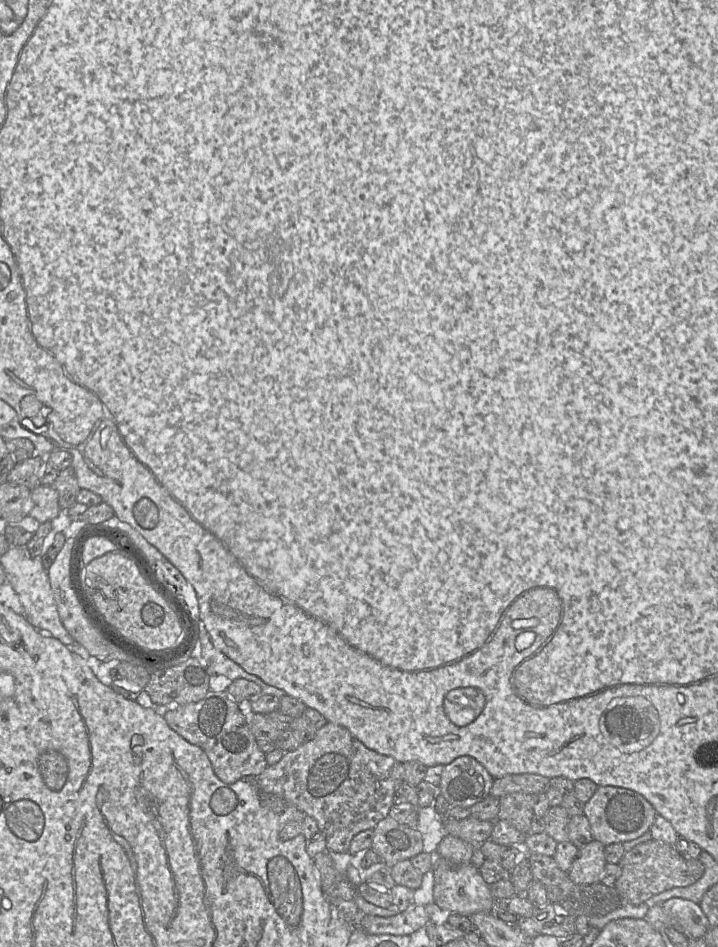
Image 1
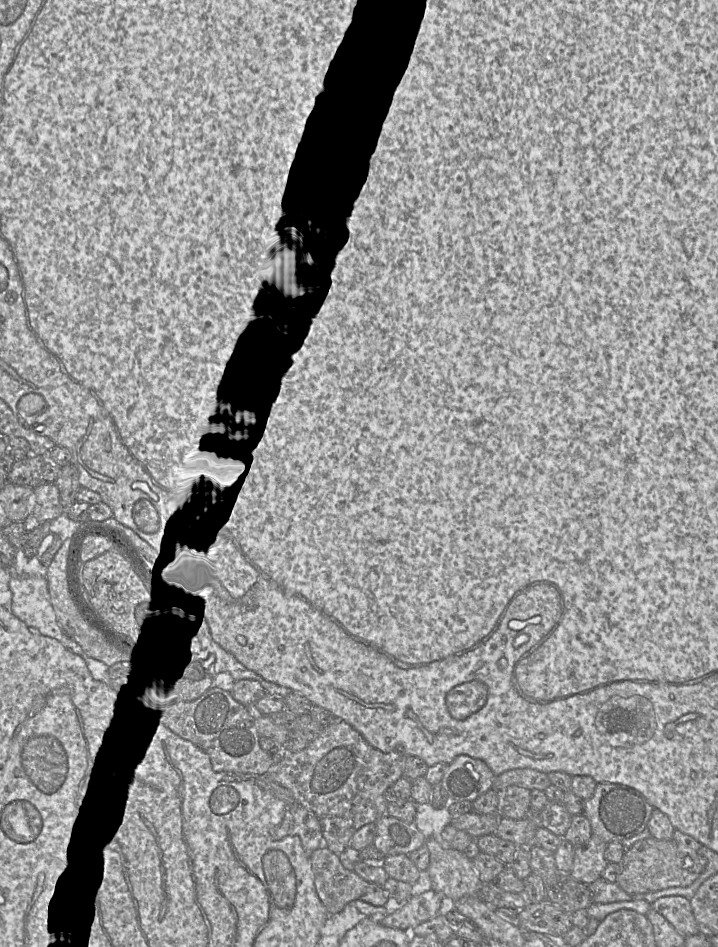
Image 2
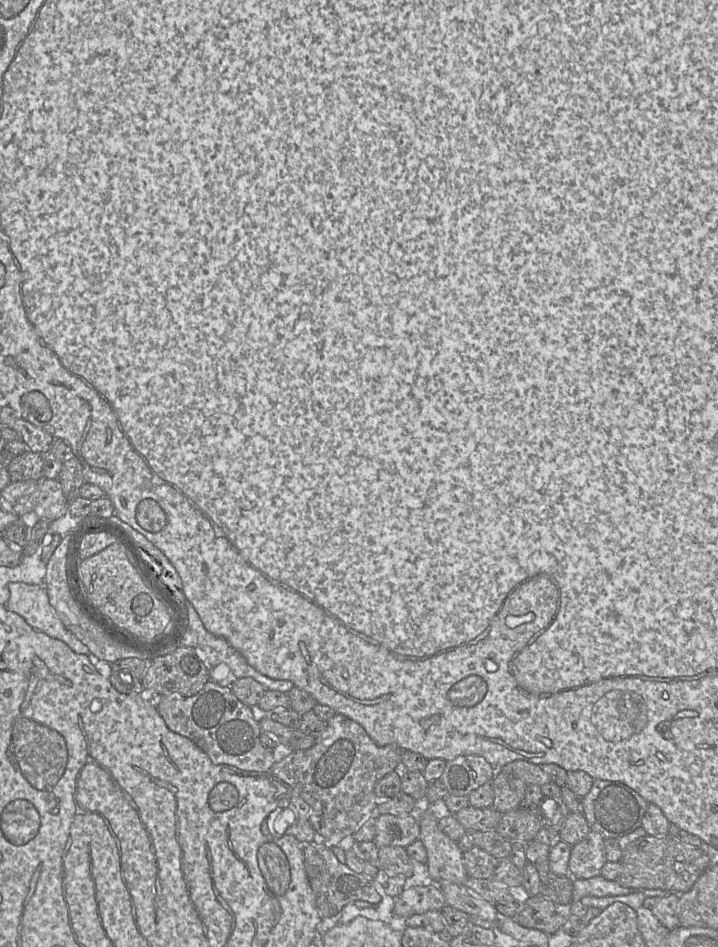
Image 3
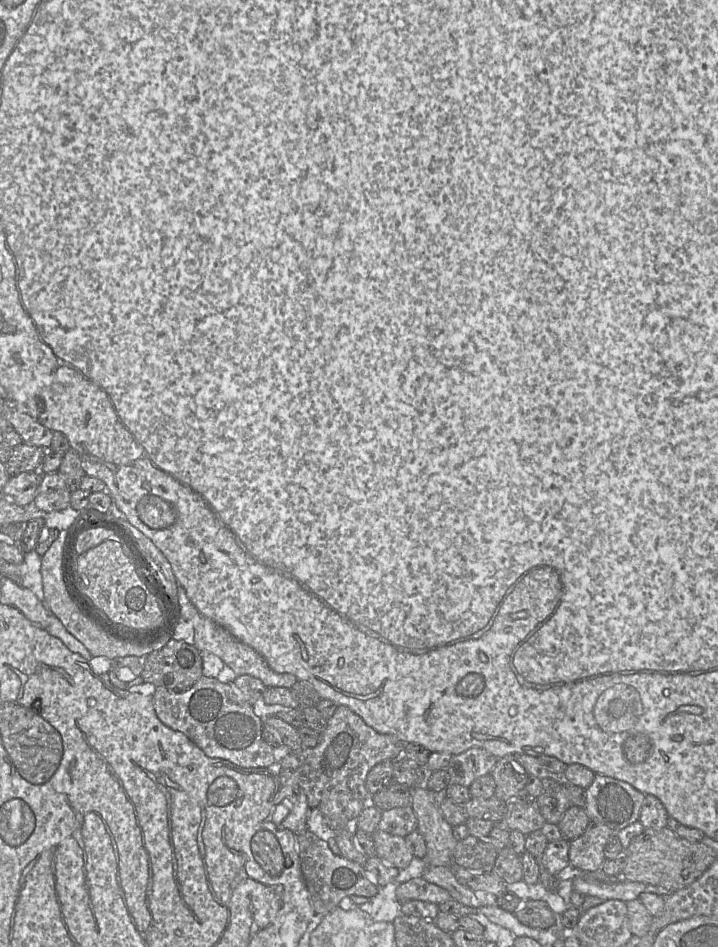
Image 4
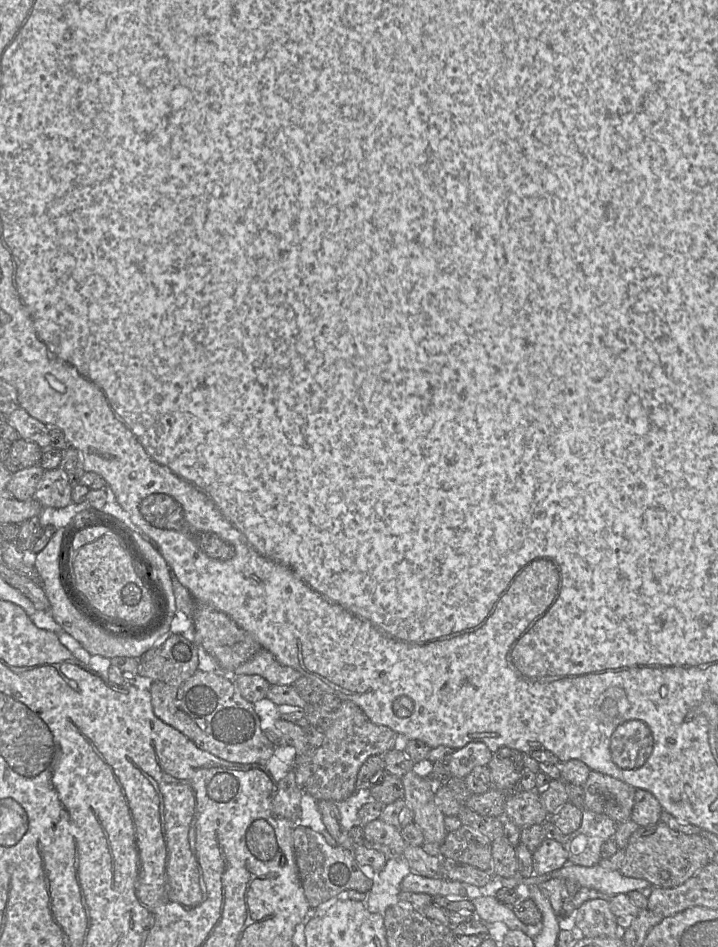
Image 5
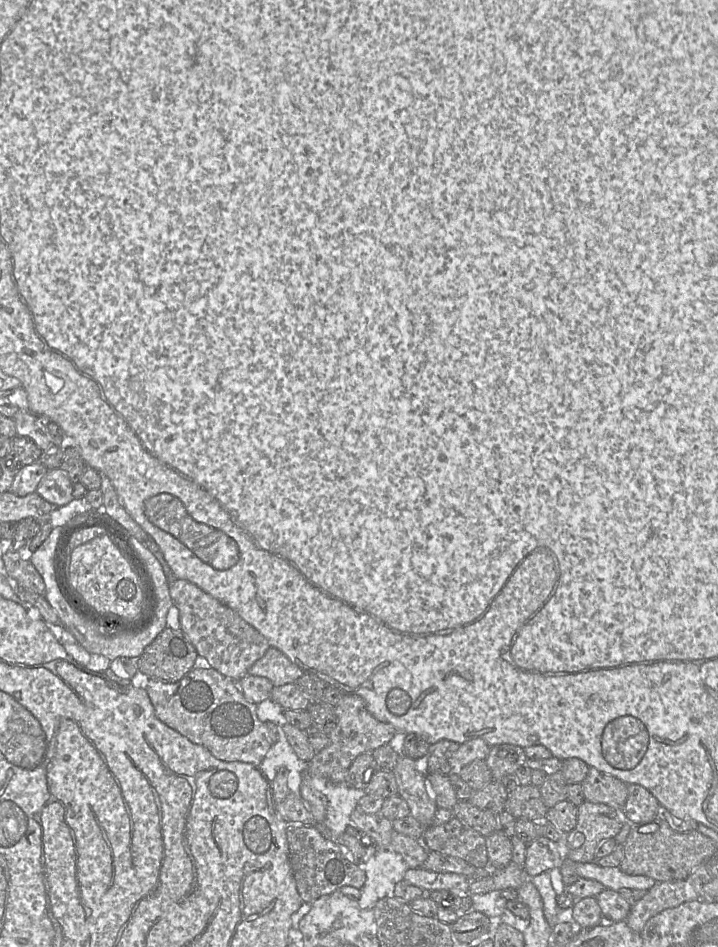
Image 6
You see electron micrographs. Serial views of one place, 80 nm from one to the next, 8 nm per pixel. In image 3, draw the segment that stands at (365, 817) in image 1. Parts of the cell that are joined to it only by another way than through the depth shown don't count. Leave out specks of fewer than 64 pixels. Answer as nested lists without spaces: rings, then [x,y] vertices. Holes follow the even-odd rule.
[[[335,713],[311,748],[294,750],[280,762],[275,763],[270,772],[290,786],[309,805],[310,823],[315,832],[324,837],[324,845],[331,849],[338,846],[345,837],[354,836],[364,821],[376,812],[379,800],[375,796],[375,785],[397,768],[401,767],[401,771],[403,770],[402,751],[393,744],[379,746],[361,725]]]

